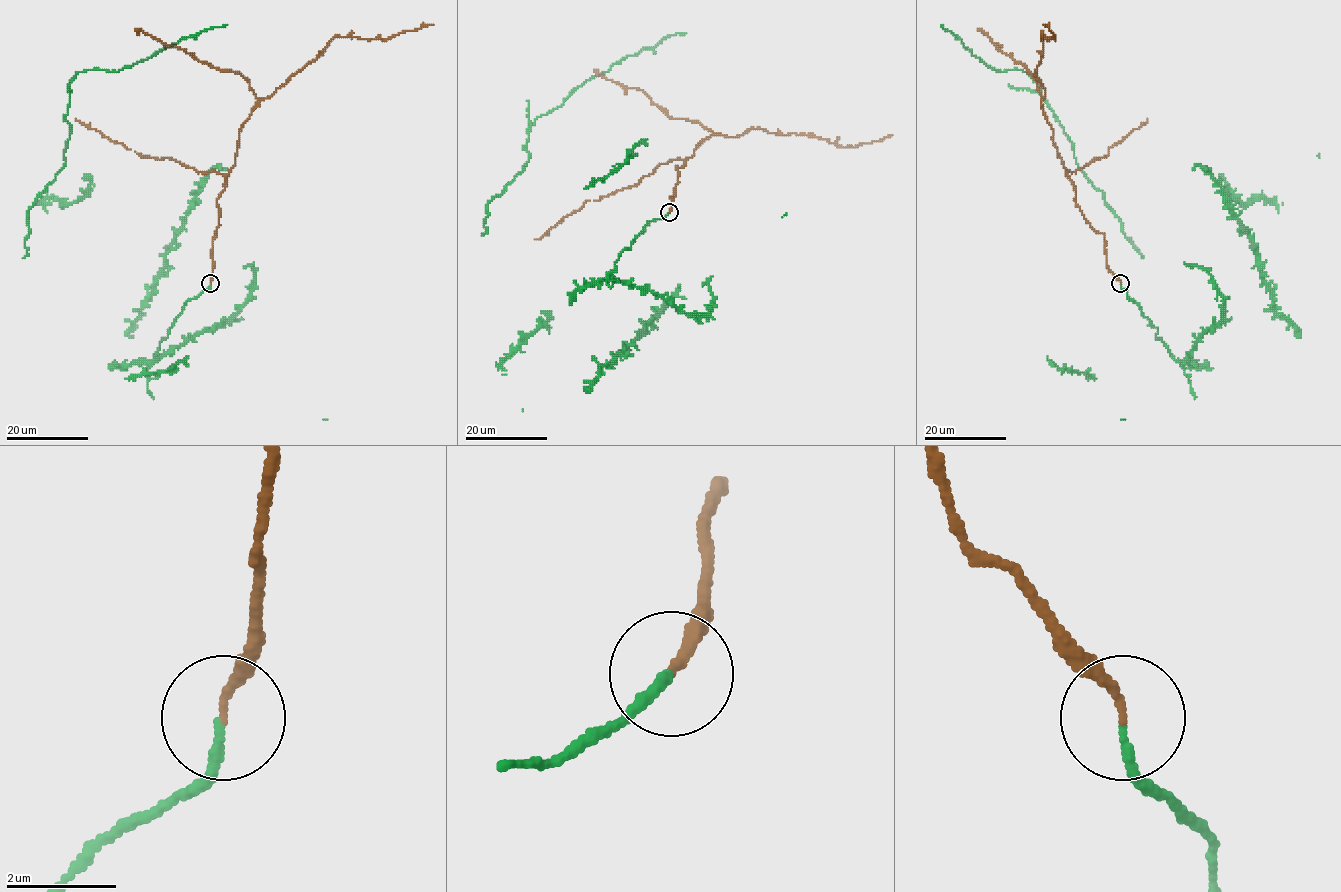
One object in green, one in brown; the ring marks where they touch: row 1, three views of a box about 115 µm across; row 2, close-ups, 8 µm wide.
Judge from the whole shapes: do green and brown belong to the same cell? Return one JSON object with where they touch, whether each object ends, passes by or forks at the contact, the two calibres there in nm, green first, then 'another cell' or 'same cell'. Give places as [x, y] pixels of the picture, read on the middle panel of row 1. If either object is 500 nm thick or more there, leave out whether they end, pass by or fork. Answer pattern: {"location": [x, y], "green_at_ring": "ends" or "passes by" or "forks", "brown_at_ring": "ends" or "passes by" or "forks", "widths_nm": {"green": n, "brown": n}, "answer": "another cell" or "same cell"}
{"location": [669, 212], "green_at_ring": "ends", "brown_at_ring": "ends", "widths_nm": {"green": 160, "brown": 160}, "answer": "same cell"}

